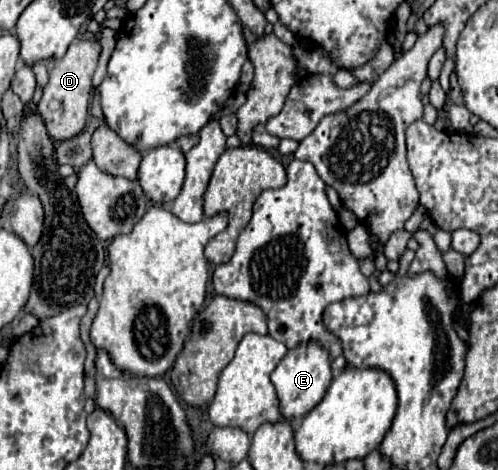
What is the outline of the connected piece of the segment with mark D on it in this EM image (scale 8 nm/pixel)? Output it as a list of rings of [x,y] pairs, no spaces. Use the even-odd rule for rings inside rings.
[[[75,40],[67,54],[59,60],[49,62],[49,82],[43,90],[43,98],[39,104],[39,114],[45,120],[45,126],[49,130],[49,136],[57,142],[69,140],[77,136],[85,122],[89,112],[89,100],[91,100],[91,76],[95,72],[97,60],[101,54],[101,44],[97,40]]]

